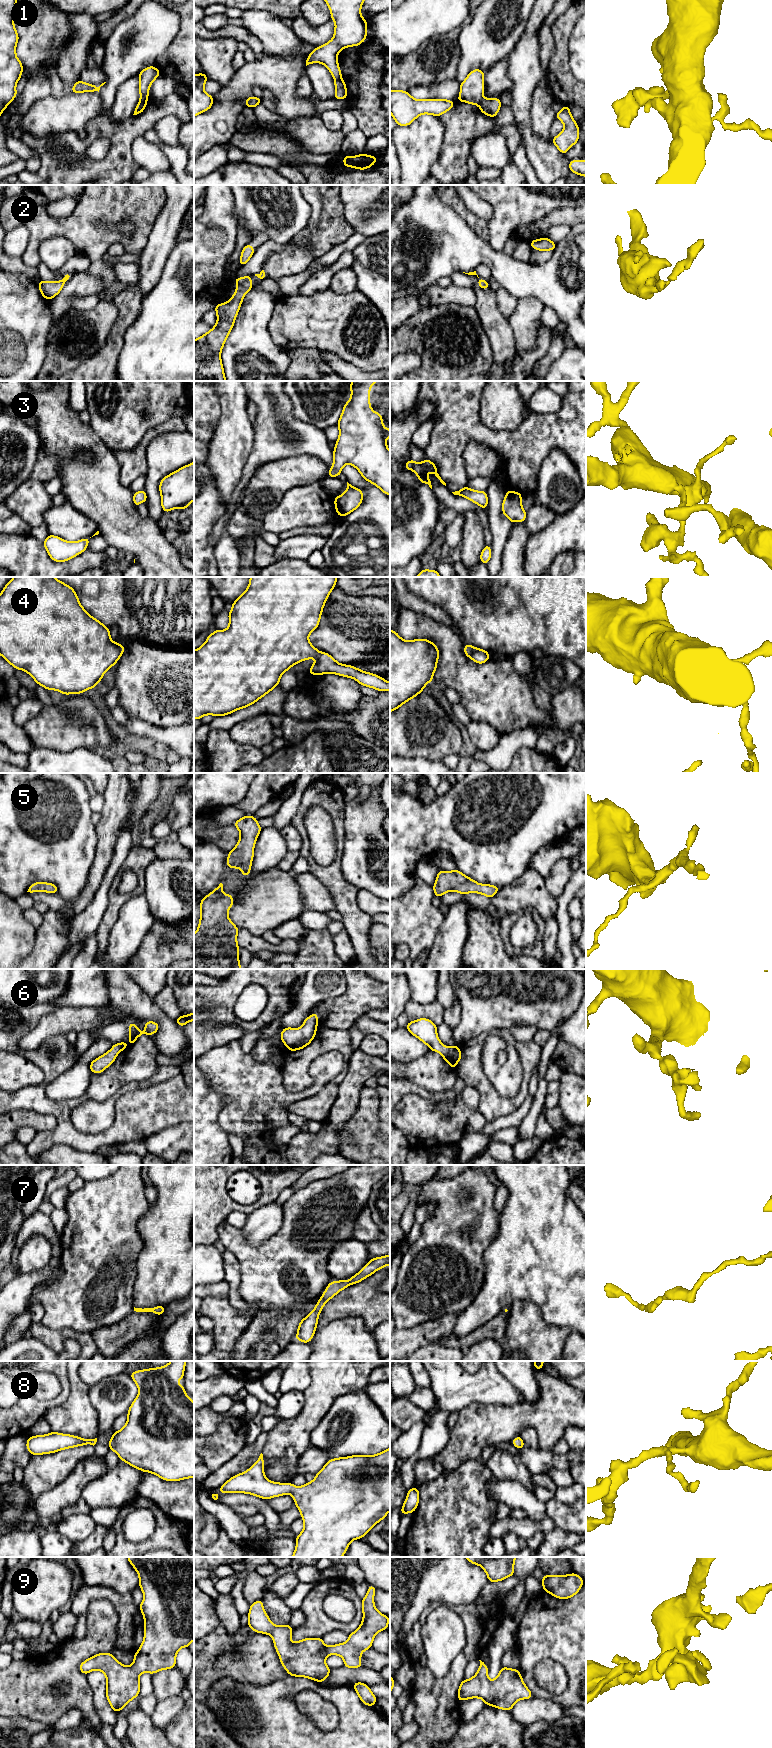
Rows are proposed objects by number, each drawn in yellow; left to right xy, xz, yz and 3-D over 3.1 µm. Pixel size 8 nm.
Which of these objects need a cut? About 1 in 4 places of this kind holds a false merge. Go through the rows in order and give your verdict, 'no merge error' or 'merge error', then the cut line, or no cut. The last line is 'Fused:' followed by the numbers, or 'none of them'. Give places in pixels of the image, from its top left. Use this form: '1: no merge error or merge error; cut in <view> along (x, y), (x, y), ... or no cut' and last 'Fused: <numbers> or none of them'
1: merge error; cut in xy along (140, 100), (146, 101)
2: no merge error; no cut
3: no merge error; no cut
4: no merge error; no cut
5: no merge error; no cut
6: no merge error; no cut
7: no merge error; no cut
8: no merge error; no cut
9: no merge error; no cut
Fused: 1

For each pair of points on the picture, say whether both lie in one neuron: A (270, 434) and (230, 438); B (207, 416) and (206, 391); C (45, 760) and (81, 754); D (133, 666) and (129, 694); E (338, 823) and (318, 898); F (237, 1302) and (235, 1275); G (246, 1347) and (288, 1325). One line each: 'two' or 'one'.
A: two
B: one
C: one
D: one
E: two
F: one
G: one

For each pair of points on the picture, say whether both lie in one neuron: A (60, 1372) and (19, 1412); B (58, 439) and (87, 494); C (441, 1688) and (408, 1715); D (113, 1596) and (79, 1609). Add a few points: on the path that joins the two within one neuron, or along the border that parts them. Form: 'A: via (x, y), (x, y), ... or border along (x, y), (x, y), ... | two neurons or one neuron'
A: via (64, 1388), (64, 1393), (54, 1403), (35, 1409) | one neuron
B: via (78, 439), (86, 440), (98, 452), (98, 474) | one neuron
C: border along (411, 1704), (414, 1708), (414, 1718) | two neurons
D: via (104, 1594), (92, 1594), (86, 1600) | one neuron

